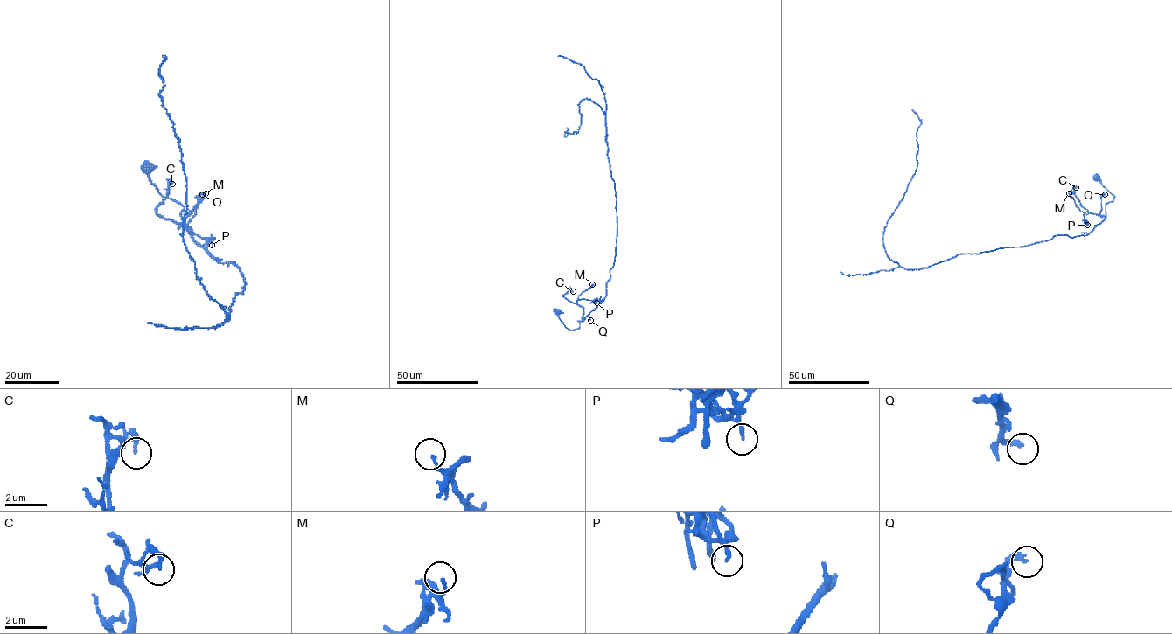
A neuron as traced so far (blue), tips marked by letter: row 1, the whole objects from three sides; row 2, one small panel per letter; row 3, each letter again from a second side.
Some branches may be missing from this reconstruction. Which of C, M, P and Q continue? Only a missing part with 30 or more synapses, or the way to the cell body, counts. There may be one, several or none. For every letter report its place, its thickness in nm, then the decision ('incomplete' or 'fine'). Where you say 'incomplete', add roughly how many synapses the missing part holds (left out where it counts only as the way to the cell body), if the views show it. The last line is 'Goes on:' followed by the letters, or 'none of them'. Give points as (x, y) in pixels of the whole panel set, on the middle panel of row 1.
C: place (573, 291); calibre 240 nm; fine
M: place (592, 284); calibre 150 nm; fine
P: place (596, 303); calibre 120 nm; fine
Q: place (590, 320); calibre 300 nm; fine
Goes on: none of them

